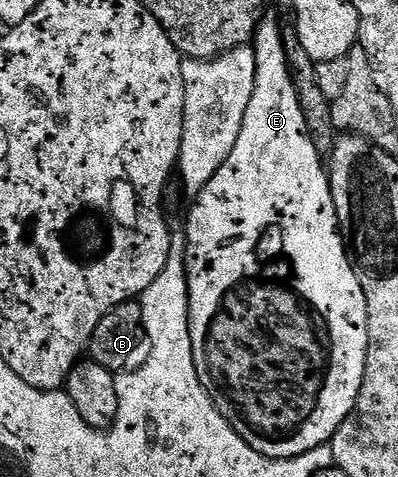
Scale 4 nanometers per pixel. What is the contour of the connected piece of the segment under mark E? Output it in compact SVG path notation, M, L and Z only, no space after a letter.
M264 16L259 22L259 26L255 29L253 38L253 48L256 55L256 85L253 87L253 95L249 100L249 107L246 108L244 122L241 123L241 133L237 138L236 146L230 152L225 163L221 164L220 170L213 175L208 185L194 198L191 214L187 217L187 226L185 232L187 235L187 294L189 295L189 335L193 339L193 363L197 367L197 375L201 379L201 383L205 387L205 391L213 399L213 403L217 407L217 411L221 411L221 415L225 415L225 419L233 427L233 431L237 431L237 435L241 435L241 439L245 439L245 443L249 443L249 447L253 447L253 451L261 451L261 455L272 457L273 459L293 459L297 455L305 455L309 451L313 451L313 447L321 447L328 444L335 432L341 427L341 423L345 423L347 416L355 409L355 404L359 398L361 391L361 383L365 375L365 363L367 362L367 352L369 351L369 331L367 330L367 304L365 303L365 291L361 291L361 283L357 283L357 275L351 266L351 258L347 256L347 246L343 243L343 235L339 232L339 220L337 219L337 207L333 203L333 195L331 194L331 179L328 170L325 168L324 158L319 156L317 147L313 147L313 143L307 134L305 127L305 115L301 115L301 103L297 99L297 91L295 84L291 78L291 68L287 65L287 52L285 51L285 43L283 42L284 26L281 27L273 18Z

